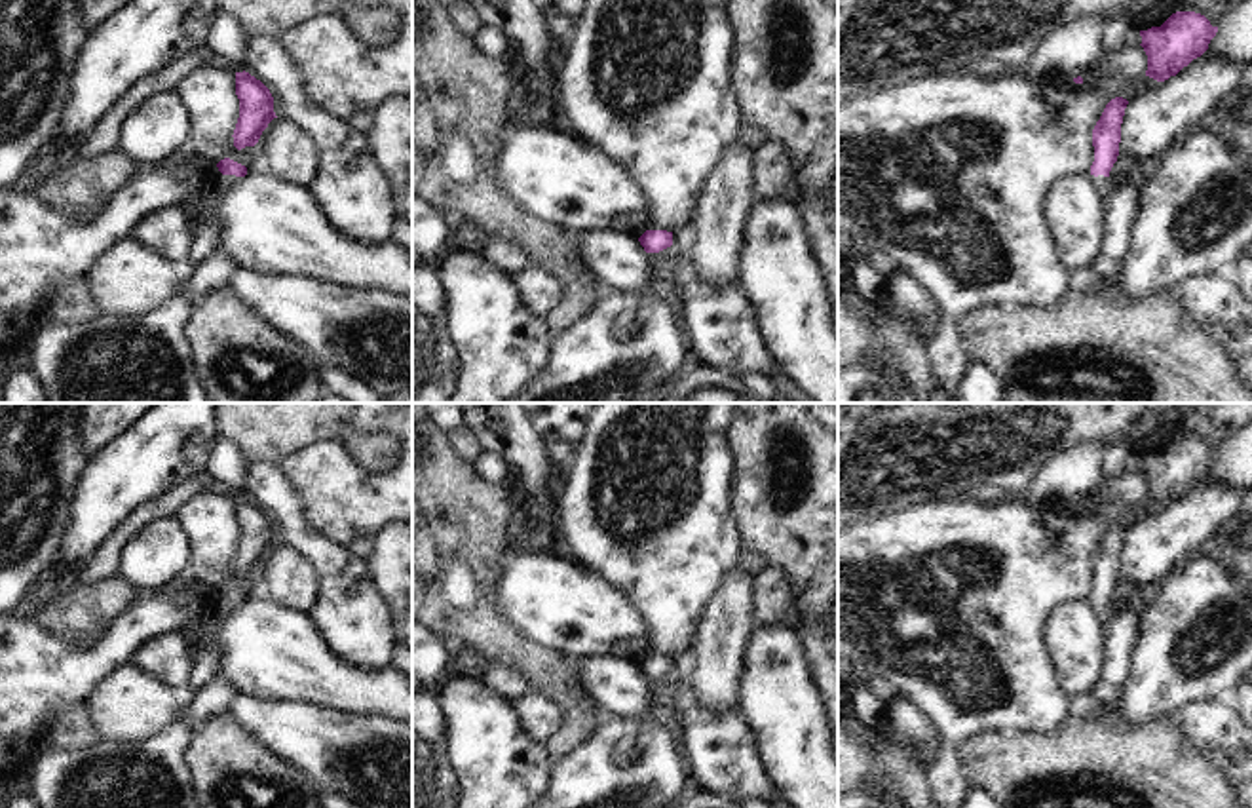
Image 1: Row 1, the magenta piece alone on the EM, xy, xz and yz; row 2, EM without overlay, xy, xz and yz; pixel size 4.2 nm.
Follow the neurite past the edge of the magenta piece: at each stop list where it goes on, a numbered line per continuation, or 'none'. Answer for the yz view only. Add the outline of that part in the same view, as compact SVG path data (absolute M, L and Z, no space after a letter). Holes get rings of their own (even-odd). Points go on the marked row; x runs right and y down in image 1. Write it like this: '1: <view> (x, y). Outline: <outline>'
1: yz (1104, 185). Outline: M1098 175L1098 177L1094 177L1094 183L1096 183L1102 198L1108 202L1108 198L1110 198L1111 192L1113 192L1113 183L1111 183L1111 179L1110 179L1110 177L1104 177L1104 175Z

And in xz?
none

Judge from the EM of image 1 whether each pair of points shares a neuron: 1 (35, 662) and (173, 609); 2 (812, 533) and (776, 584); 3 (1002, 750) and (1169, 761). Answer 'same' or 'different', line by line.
1: same
2: different
3: same

